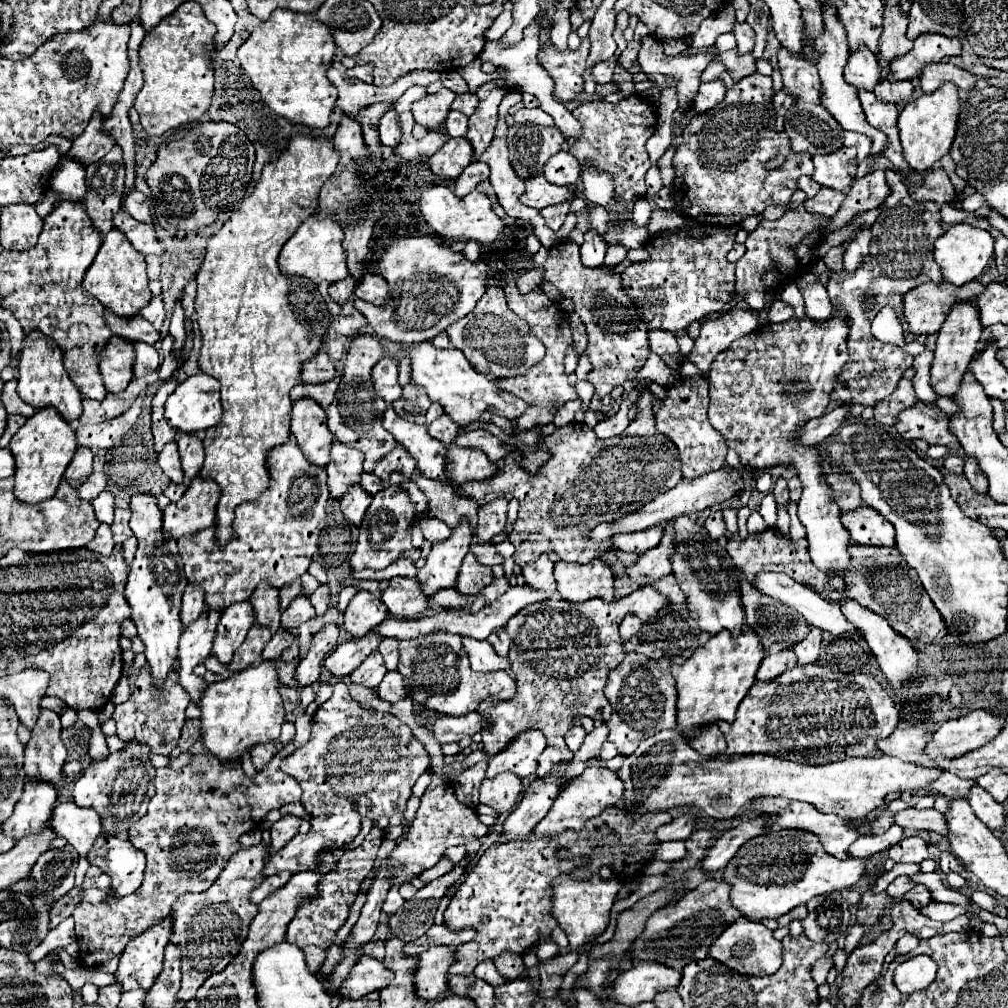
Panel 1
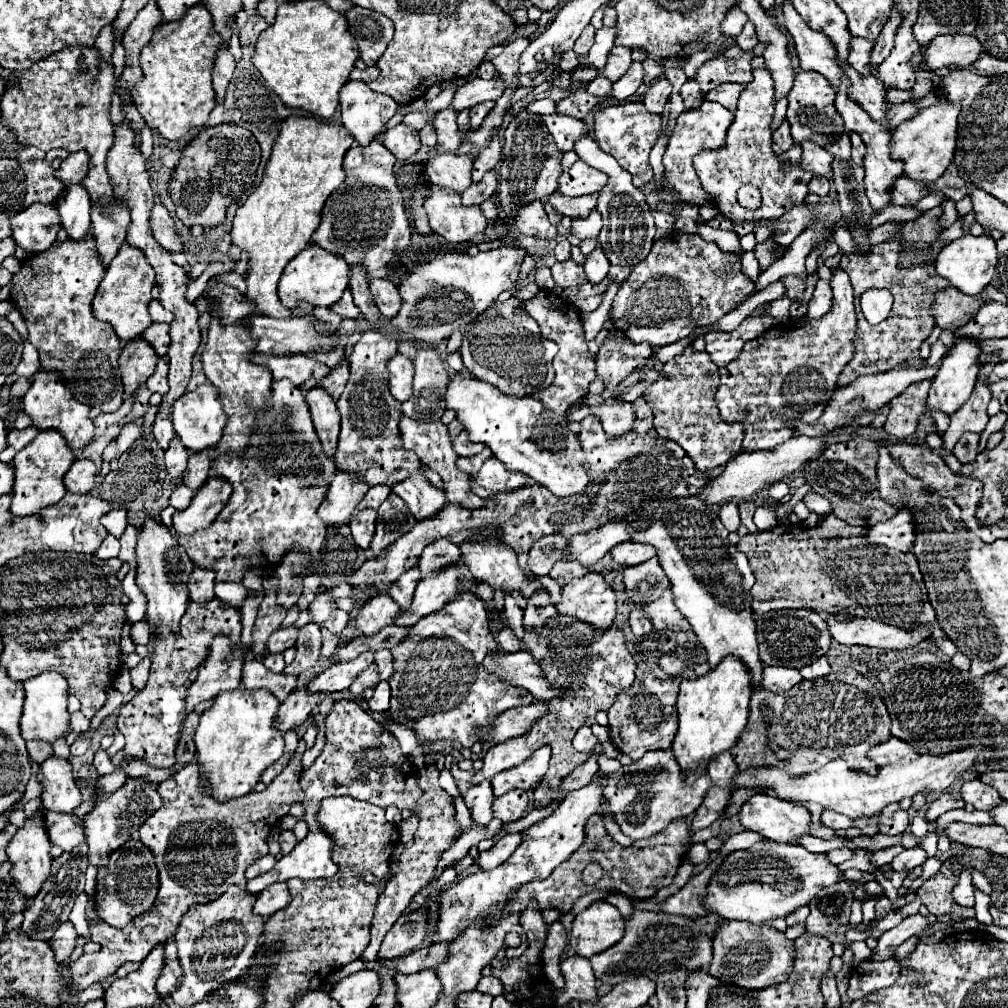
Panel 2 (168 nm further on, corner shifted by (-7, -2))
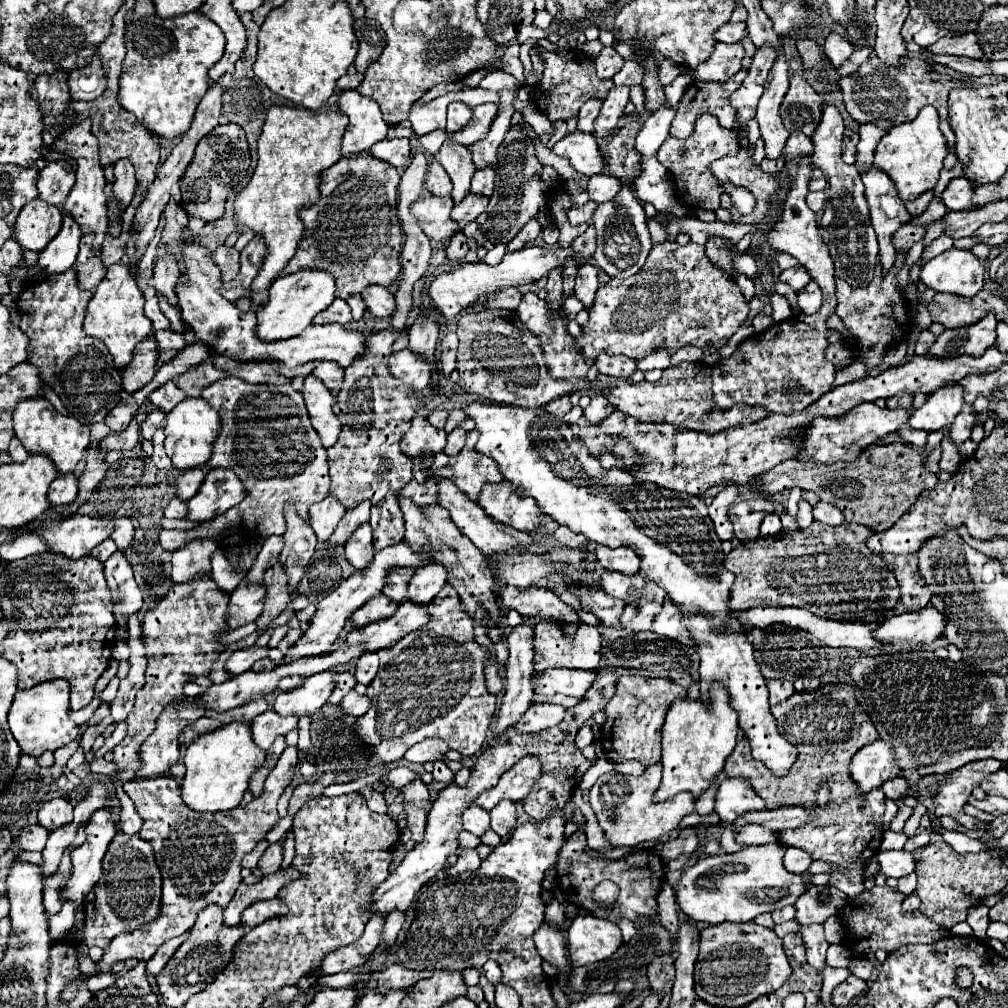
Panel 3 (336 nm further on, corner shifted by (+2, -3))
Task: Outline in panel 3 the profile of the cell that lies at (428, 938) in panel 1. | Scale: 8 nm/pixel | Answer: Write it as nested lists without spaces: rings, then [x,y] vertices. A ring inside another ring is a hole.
[[[395,962],[391,966],[387,966],[385,970],[375,972],[375,980],[377,980],[377,990],[387,992],[387,990],[395,990],[395,988],[411,988],[415,982],[429,978],[433,974],[433,970],[409,970],[403,964]]]

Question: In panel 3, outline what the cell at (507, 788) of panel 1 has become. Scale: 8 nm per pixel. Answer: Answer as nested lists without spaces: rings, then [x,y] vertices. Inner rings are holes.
[[[501,800],[489,814],[491,814],[491,828],[493,828],[499,836],[507,838],[507,836],[513,832],[515,824],[517,824],[515,802]]]

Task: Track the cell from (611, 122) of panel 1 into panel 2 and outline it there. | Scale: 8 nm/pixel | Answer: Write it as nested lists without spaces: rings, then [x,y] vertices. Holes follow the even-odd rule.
[[[638,101],[636,103],[624,103],[624,105],[602,105],[596,109],[594,135],[598,139],[600,149],[604,153],[612,155],[620,163],[622,169],[632,173],[636,187],[644,187],[652,179],[652,167],[648,163],[648,155],[650,155],[650,149],[654,147],[654,143],[658,139],[660,121],[662,121],[660,115],[650,113]]]

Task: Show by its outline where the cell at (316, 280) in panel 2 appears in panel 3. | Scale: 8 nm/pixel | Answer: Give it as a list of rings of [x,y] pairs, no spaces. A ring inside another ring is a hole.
[[[301,268],[295,274],[281,276],[271,284],[267,304],[257,310],[257,336],[265,342],[297,336],[311,324],[313,316],[325,310],[333,300],[335,300],[335,278],[325,270]]]

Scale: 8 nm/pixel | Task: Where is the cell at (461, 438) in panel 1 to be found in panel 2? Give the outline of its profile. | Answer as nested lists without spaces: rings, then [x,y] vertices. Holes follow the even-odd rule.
[[[462,431],[452,443],[454,443],[454,451],[456,451],[460,457],[470,457],[470,455],[476,455],[476,453],[480,453],[482,449],[486,449],[486,445],[482,445],[482,443],[472,443],[472,441],[468,439],[468,433],[466,433],[466,431]]]

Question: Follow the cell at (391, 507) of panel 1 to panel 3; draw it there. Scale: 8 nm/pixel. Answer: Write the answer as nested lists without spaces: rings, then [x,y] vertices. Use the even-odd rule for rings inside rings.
[[[387,494],[387,498],[383,498],[383,502],[379,502],[371,508],[369,524],[373,528],[375,550],[387,548],[387,546],[403,540],[403,532],[405,532],[403,516],[401,516],[395,494]]]

